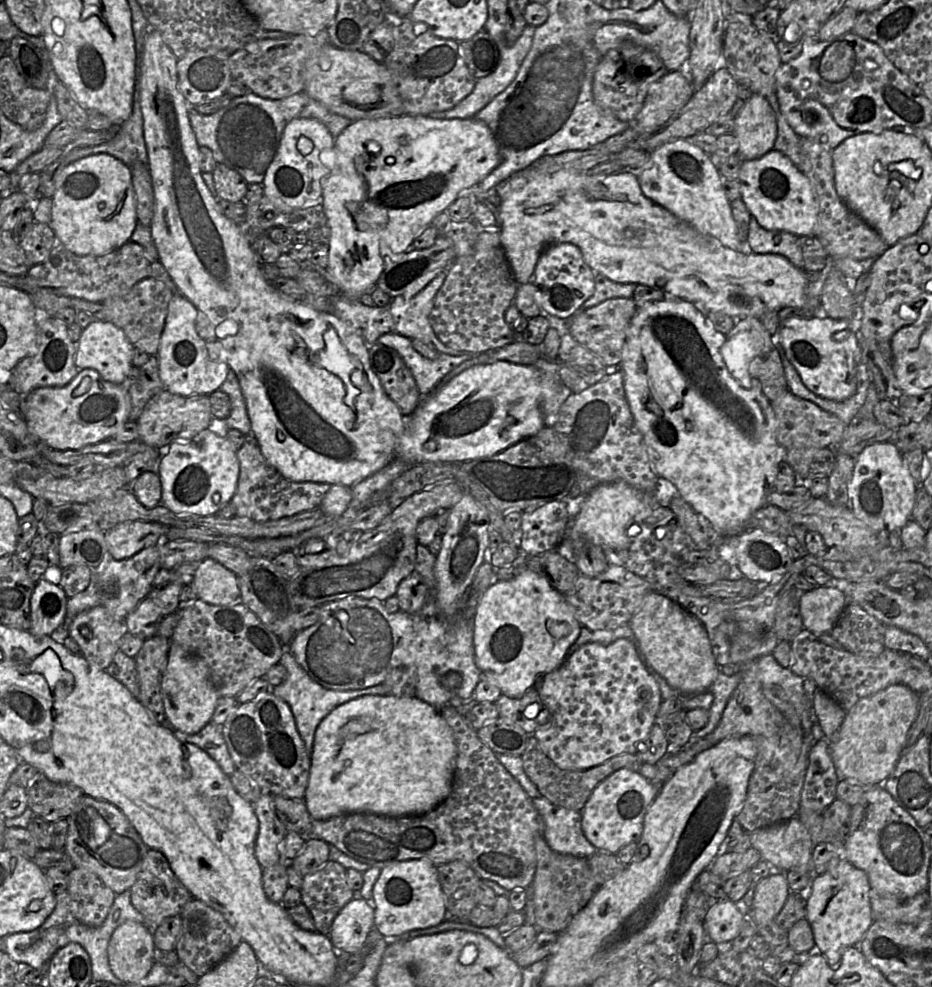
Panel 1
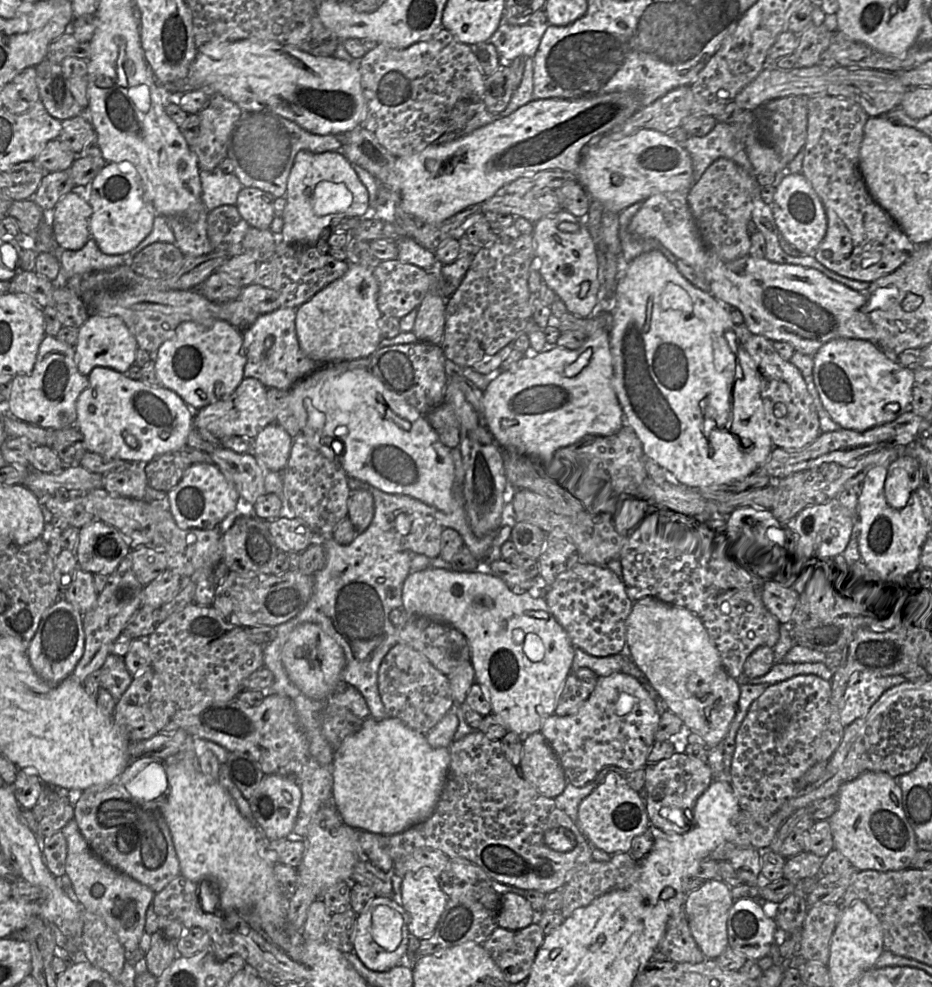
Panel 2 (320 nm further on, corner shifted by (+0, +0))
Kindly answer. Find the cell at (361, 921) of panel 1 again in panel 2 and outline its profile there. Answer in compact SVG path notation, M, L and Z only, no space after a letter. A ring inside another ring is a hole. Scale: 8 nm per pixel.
M376 897L358 914L354 929L354 952L369 969L388 971L401 964L409 944L409 915L393 897Z

